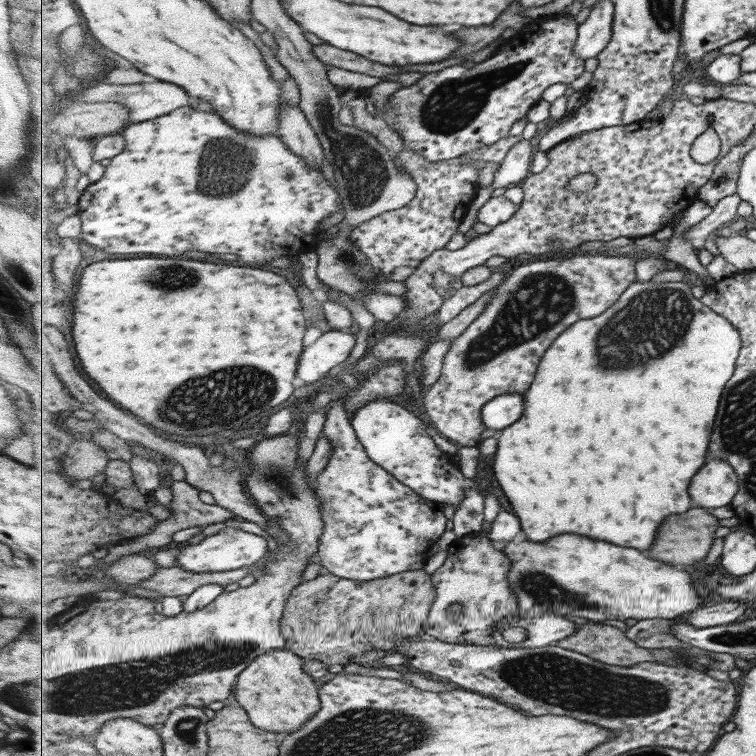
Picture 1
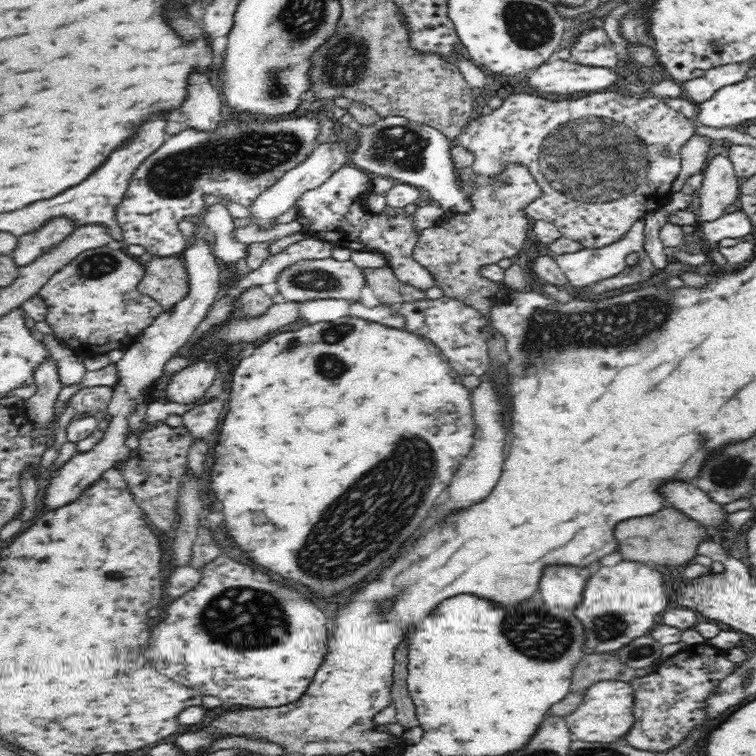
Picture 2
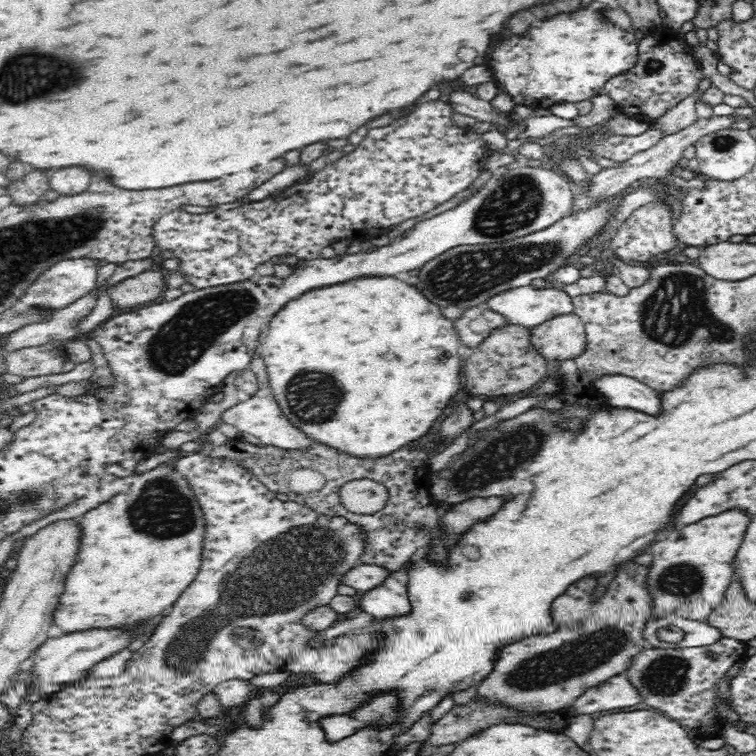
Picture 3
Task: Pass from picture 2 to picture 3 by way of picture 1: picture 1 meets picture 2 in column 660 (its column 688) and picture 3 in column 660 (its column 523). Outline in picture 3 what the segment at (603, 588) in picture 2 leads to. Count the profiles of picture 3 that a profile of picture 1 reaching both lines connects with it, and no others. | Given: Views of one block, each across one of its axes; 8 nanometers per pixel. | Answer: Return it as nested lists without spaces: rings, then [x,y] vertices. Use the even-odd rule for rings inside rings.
[[[733,509],[727,512],[709,516],[701,521],[695,522],[672,530],[666,540],[652,546],[652,562],[649,566],[647,583],[650,594],[653,594],[655,614],[658,617],[664,615],[678,615],[688,620],[705,621],[710,613],[721,604],[725,597],[726,589],[730,586],[735,576],[735,560],[738,549],[744,542],[744,537],[750,524],[752,514],[742,510]]]

